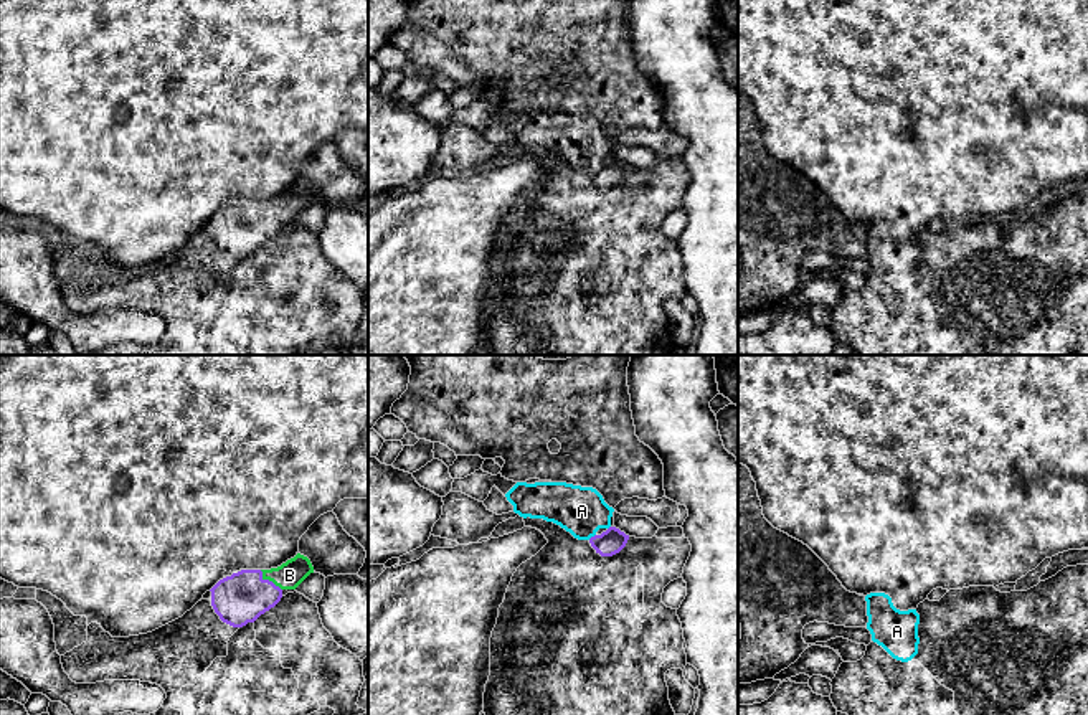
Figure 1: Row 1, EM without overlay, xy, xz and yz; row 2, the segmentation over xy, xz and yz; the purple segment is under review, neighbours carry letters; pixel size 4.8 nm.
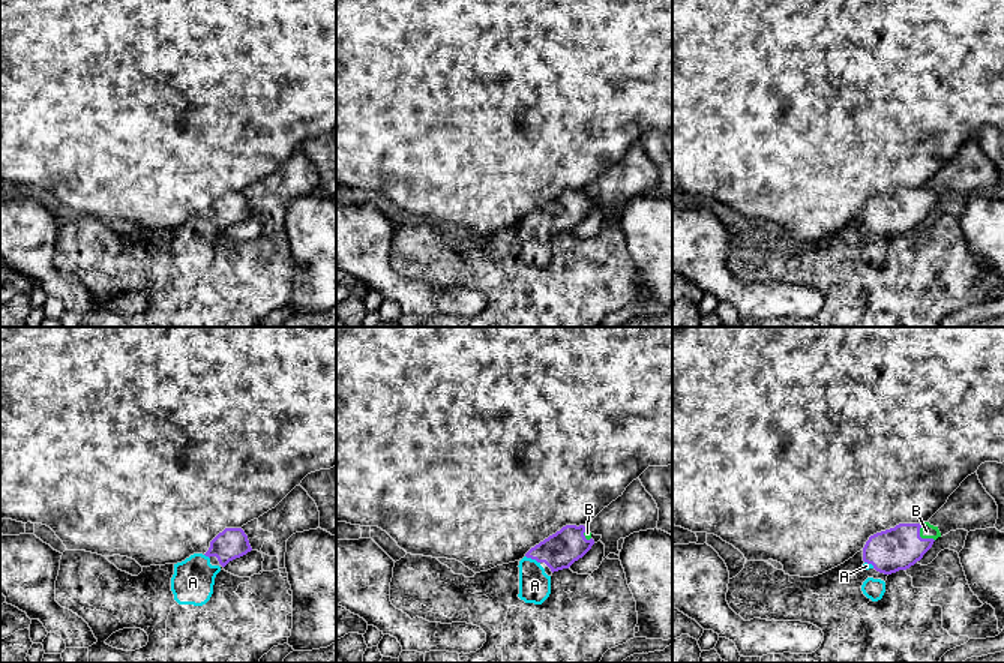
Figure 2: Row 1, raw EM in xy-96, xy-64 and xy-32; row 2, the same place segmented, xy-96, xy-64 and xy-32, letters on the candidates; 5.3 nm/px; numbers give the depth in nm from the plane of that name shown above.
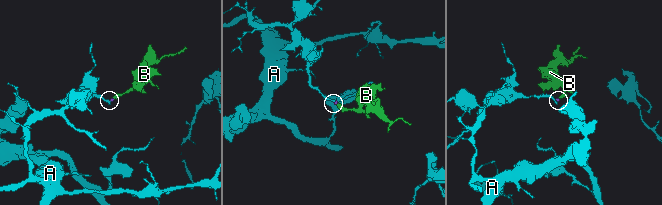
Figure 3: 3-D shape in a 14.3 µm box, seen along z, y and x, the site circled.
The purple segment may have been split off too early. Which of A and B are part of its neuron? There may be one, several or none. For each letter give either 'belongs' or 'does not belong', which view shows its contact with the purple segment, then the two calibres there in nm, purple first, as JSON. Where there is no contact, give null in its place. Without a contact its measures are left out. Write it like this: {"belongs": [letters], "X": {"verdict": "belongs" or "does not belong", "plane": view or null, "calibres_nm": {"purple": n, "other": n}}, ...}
{"belongs": ["A", "B"], "A": {"verdict": "belongs", "plane": "xz", "calibres_nm": {"purple": 120, "other": 240}}, "B": {"verdict": "belongs", "plane": "xy", "calibres_nm": {"purple": 240, "other": 140}}}

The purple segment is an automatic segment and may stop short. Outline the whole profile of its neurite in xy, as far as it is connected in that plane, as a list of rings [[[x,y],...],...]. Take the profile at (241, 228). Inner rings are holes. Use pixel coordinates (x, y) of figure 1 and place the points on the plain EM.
[[[300,183],[277,198],[241,200],[210,220],[211,236],[223,253],[243,258],[274,238],[284,220],[296,220],[310,203],[312,193]]]

